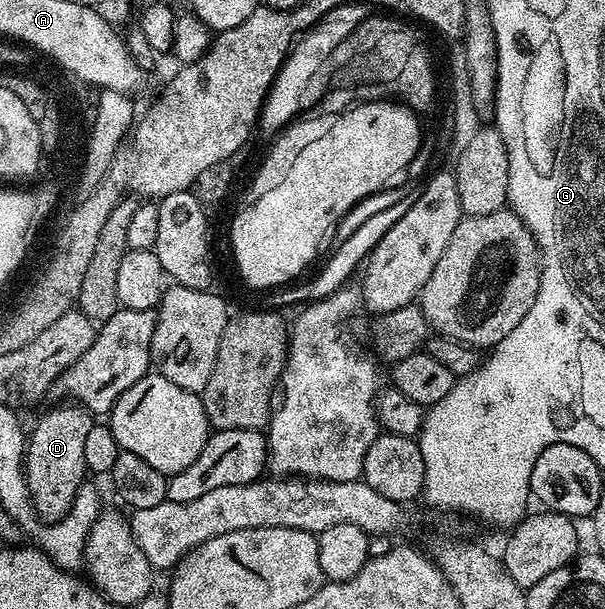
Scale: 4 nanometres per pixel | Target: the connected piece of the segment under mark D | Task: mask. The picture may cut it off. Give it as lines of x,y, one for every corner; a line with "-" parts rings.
64,402
64,407
51,407
35,423
35,428
30,428
29,438
25,443
25,470
27,484
31,494
31,503
35,506
36,513
44,523
61,521
69,513
77,493
85,486
85,477
89,472
85,465
85,437
93,425
92,412
86,407
80,407
74,402

